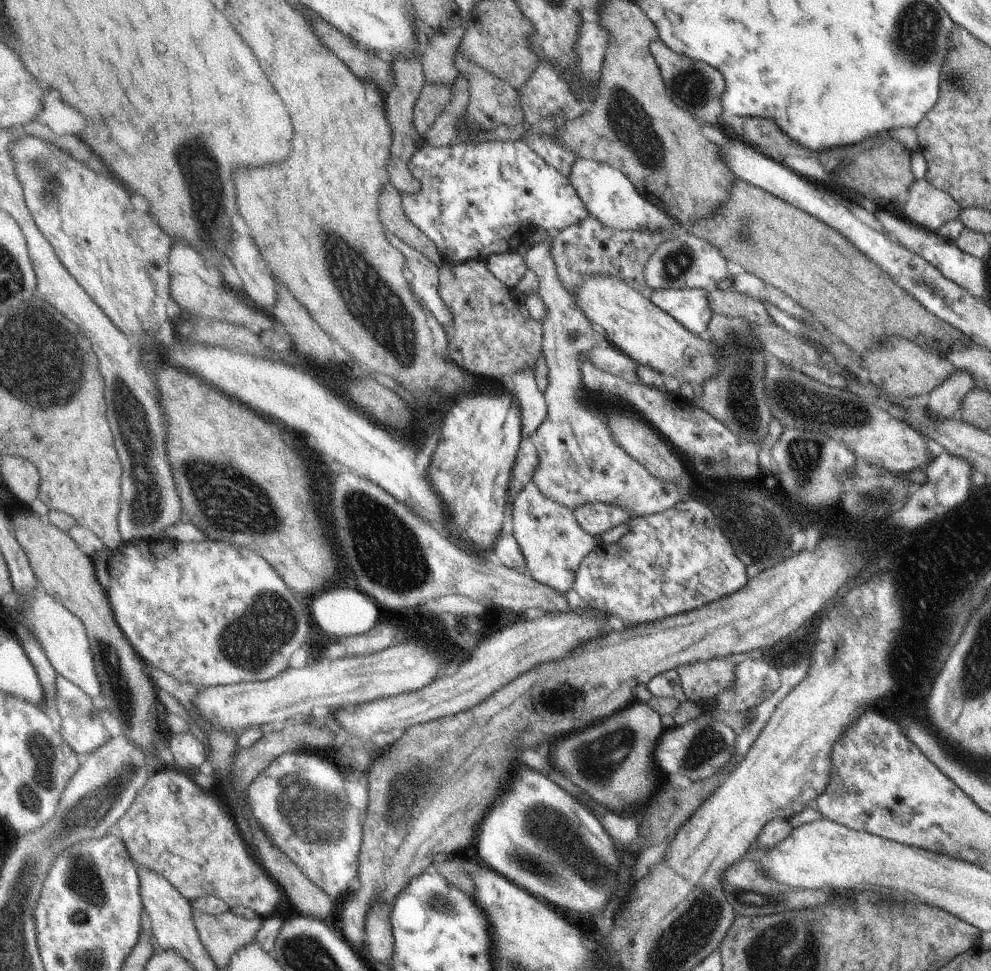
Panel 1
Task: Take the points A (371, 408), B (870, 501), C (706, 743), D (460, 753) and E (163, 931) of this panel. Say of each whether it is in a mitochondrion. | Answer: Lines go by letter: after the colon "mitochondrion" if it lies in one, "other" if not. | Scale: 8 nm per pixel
A: other
B: mitochondrion
C: mitochondrion
D: mitochondrion
E: other

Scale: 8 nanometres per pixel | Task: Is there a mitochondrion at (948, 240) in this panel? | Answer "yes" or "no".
no

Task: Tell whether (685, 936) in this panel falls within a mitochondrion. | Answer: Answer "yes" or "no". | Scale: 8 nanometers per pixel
yes

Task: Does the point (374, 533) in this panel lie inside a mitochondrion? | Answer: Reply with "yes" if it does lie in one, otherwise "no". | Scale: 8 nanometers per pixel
yes

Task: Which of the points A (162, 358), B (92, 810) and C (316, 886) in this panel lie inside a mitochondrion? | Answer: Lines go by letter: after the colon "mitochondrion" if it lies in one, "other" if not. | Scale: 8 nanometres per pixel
A: other
B: mitochondrion
C: other

